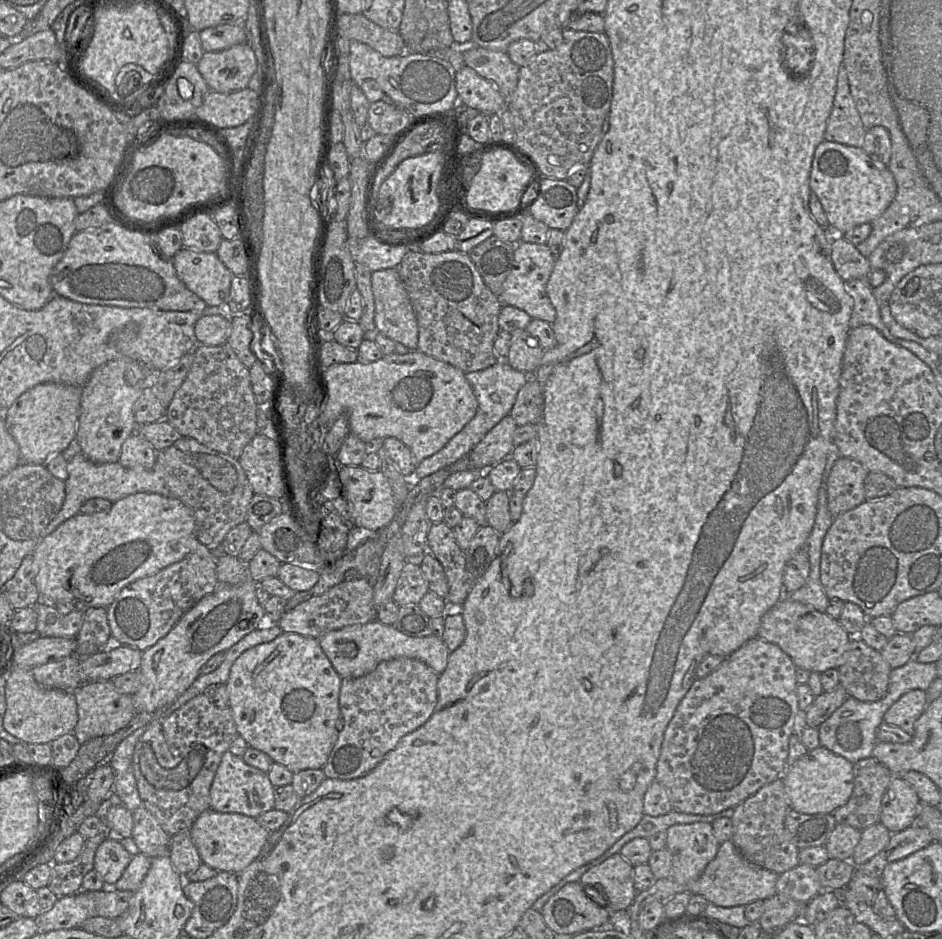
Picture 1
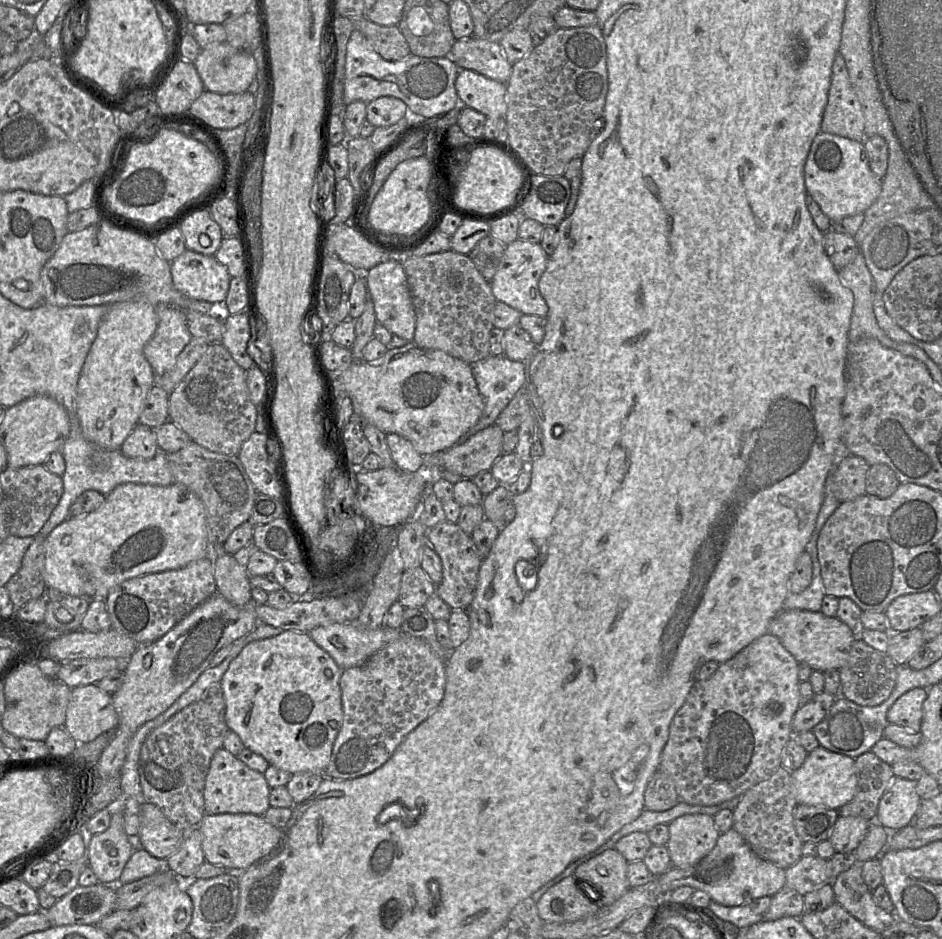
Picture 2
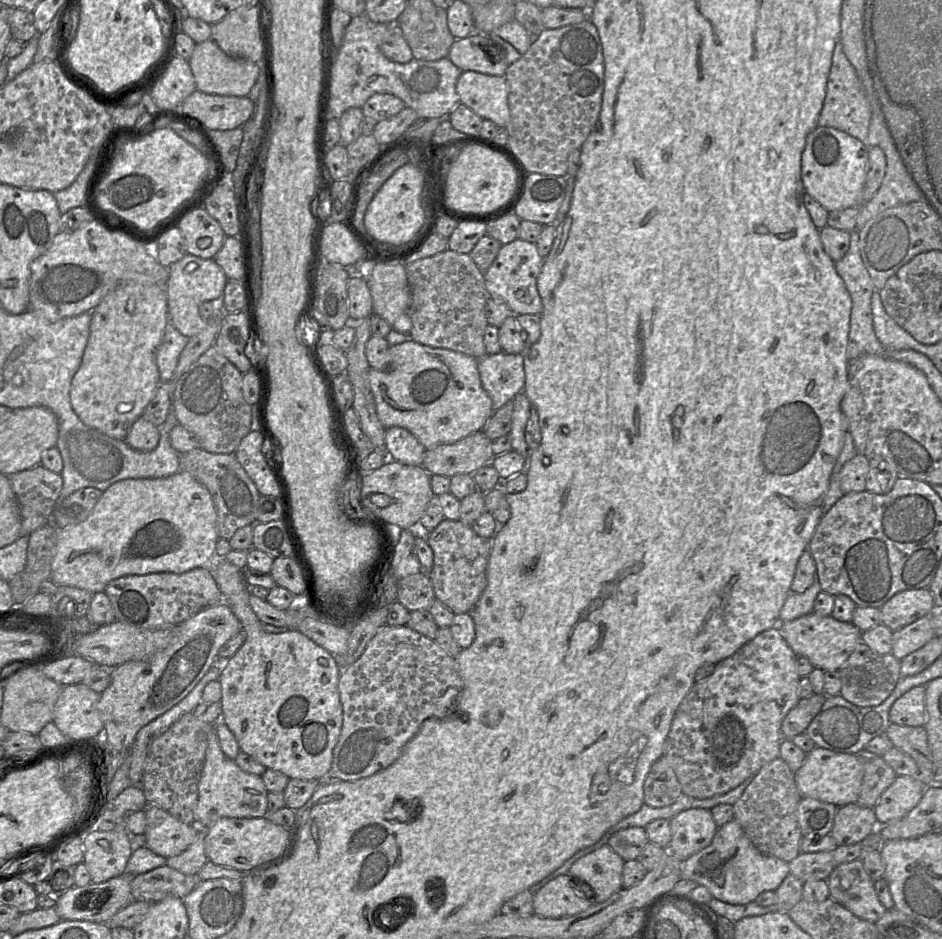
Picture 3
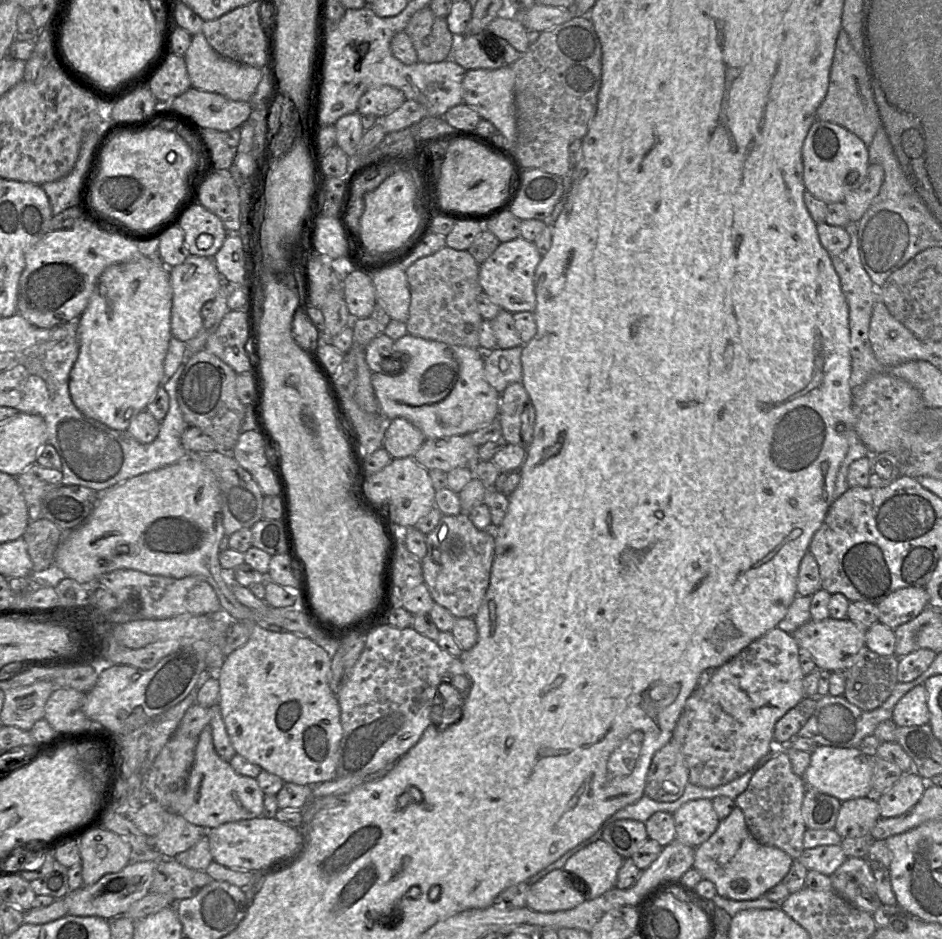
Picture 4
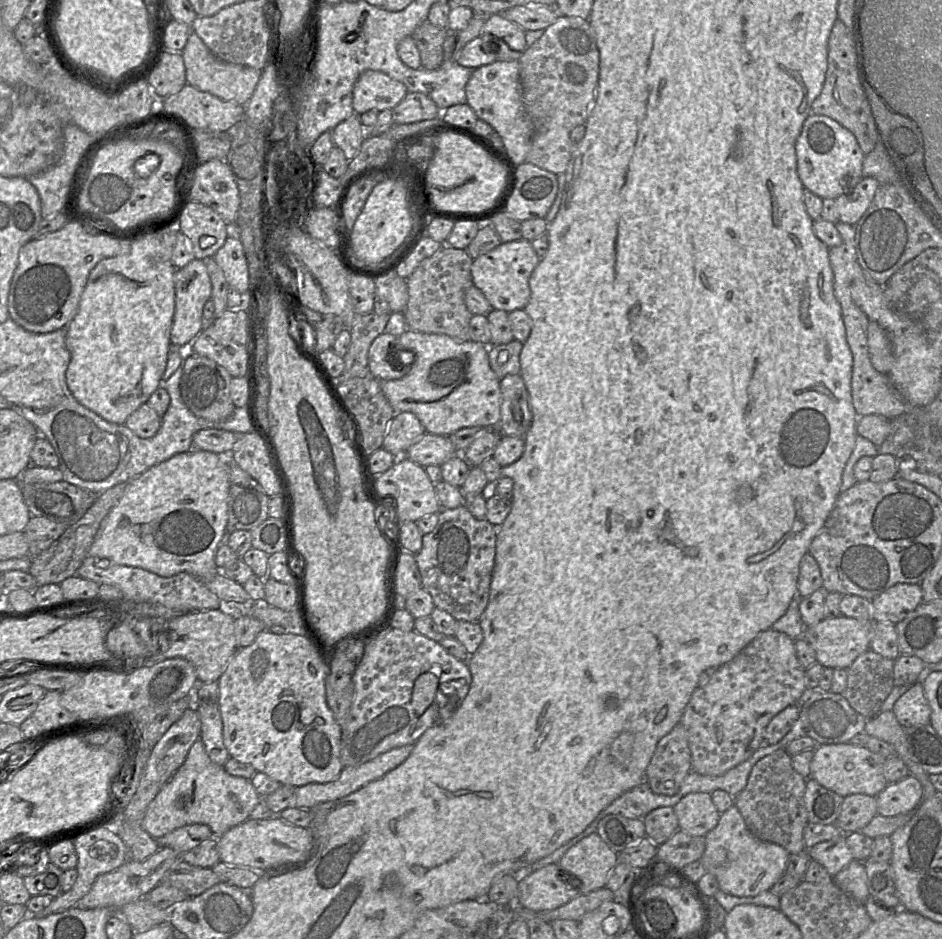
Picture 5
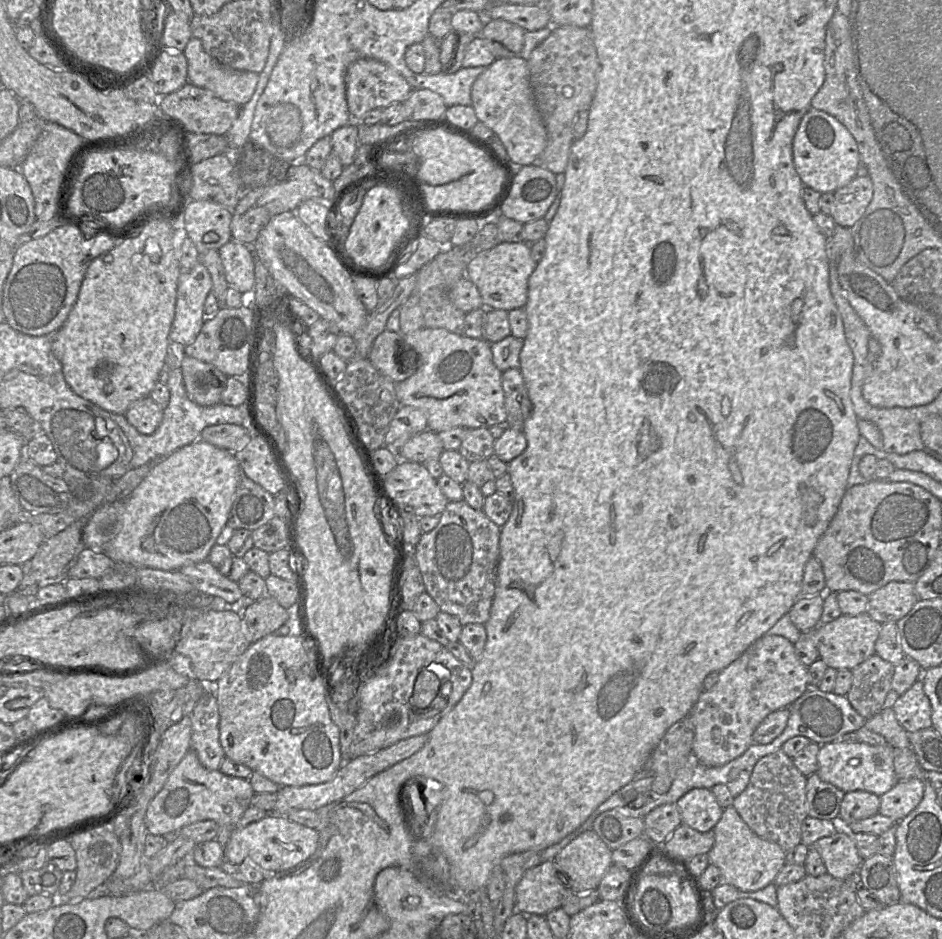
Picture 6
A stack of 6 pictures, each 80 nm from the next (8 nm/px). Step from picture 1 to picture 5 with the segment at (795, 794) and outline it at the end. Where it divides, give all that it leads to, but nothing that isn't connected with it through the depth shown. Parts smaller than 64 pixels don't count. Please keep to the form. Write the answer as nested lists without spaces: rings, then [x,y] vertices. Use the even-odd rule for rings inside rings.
[[[849,743],[818,745],[810,763],[810,778],[842,797],[852,794],[877,796],[888,785],[884,777],[886,758],[871,752],[866,747]]]

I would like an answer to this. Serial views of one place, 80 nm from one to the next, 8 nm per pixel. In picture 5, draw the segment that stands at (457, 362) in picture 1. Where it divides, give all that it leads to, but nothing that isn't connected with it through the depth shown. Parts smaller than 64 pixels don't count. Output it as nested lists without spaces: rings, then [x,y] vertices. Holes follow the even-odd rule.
[[[444,245],[419,264],[406,279],[408,303],[403,314],[408,329],[429,334],[445,334],[456,341],[470,340],[469,323],[473,314],[468,310],[464,296],[466,290],[473,285],[472,261],[466,249]]]

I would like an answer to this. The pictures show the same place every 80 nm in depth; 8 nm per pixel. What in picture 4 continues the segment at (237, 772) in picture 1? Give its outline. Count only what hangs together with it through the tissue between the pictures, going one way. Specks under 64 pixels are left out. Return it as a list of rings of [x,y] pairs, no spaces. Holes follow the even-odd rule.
[[[207,725],[198,737],[186,790],[180,797],[179,815],[194,825],[212,830],[228,822],[260,817],[264,796],[256,778],[237,773],[229,762],[218,755],[212,729]]]

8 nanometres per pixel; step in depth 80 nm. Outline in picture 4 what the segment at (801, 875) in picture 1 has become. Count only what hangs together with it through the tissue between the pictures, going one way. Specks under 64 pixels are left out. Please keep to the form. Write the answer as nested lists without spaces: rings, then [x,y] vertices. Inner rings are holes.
[[[824,845],[812,849],[804,849],[801,856],[798,859],[793,860],[798,860],[808,871],[815,870],[830,876],[845,862],[846,859],[847,856],[840,845]]]

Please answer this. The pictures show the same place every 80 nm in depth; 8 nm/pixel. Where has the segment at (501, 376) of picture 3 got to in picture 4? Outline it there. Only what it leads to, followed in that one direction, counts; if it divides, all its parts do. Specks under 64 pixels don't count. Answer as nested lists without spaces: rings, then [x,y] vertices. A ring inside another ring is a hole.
[[[519,345],[508,349],[496,347],[485,352],[485,378],[500,394],[509,384],[522,381],[522,349]]]

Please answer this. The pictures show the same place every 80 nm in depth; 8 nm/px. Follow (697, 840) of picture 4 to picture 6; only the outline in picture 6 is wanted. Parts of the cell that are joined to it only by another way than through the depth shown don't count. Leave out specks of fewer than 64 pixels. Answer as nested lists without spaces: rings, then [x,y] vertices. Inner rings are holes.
[[[693,788],[676,802],[682,823],[699,831],[707,832],[720,820],[723,808],[709,788]]]

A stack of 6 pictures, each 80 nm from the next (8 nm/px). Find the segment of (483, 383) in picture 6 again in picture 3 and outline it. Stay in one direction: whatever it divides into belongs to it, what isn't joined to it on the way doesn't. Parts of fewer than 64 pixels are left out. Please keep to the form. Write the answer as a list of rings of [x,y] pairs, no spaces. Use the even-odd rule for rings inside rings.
[[[412,339],[390,346],[389,355],[390,364],[385,371],[371,367],[369,370],[377,416],[386,429],[395,426],[405,428],[426,449],[452,444],[474,432],[482,431],[494,410],[492,400],[481,383],[479,359],[450,349],[426,346]]]

